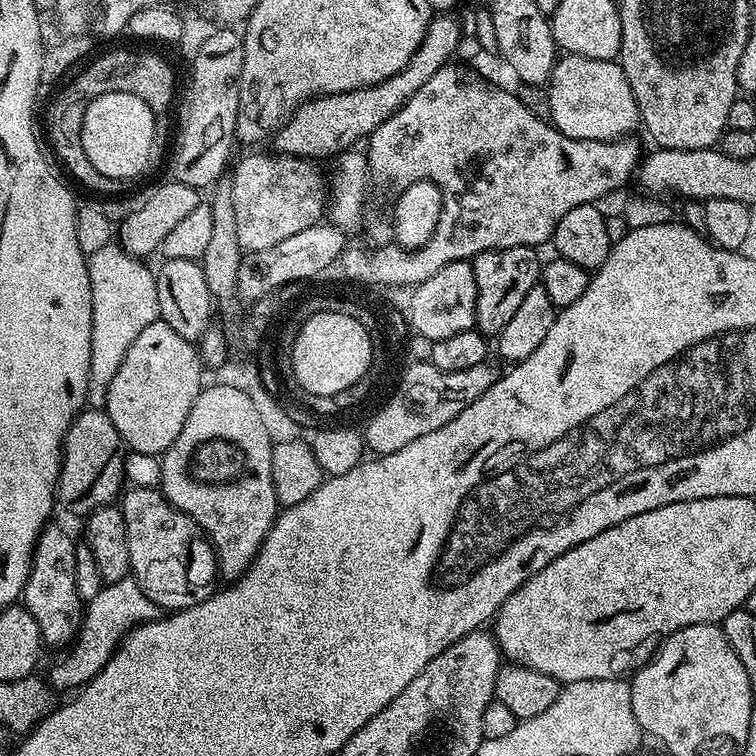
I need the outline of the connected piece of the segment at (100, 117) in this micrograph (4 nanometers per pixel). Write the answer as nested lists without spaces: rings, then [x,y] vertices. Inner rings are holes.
[[[107,92],[88,102],[82,118],[82,150],[86,150],[88,167],[97,176],[127,182],[132,180],[152,160],[152,147],[156,144],[157,113],[146,106],[142,98],[133,92]]]

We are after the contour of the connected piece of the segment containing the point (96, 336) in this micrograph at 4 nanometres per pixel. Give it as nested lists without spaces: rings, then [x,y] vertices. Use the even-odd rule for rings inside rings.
[[[113,242],[94,250],[86,257],[92,299],[92,325],[90,326],[90,374],[88,375],[87,407],[103,409],[110,382],[126,358],[126,350],[146,326],[160,319],[156,273],[147,268],[143,259],[129,255],[119,243]]]

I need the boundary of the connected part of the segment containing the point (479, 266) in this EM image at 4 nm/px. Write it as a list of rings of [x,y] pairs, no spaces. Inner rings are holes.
[[[510,246],[498,250],[486,250],[473,256],[470,263],[474,270],[474,286],[476,287],[476,307],[474,309],[474,328],[486,338],[495,338],[500,331],[514,318],[522,298],[540,283],[542,260],[536,257],[536,248],[526,246]]]

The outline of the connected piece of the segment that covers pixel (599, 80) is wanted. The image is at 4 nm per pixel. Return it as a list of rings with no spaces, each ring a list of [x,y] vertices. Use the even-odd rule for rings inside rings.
[[[561,55],[546,85],[548,91],[547,119],[566,138],[575,140],[614,141],[638,128],[640,111],[634,102],[630,82],[616,60],[595,60],[581,56]]]

